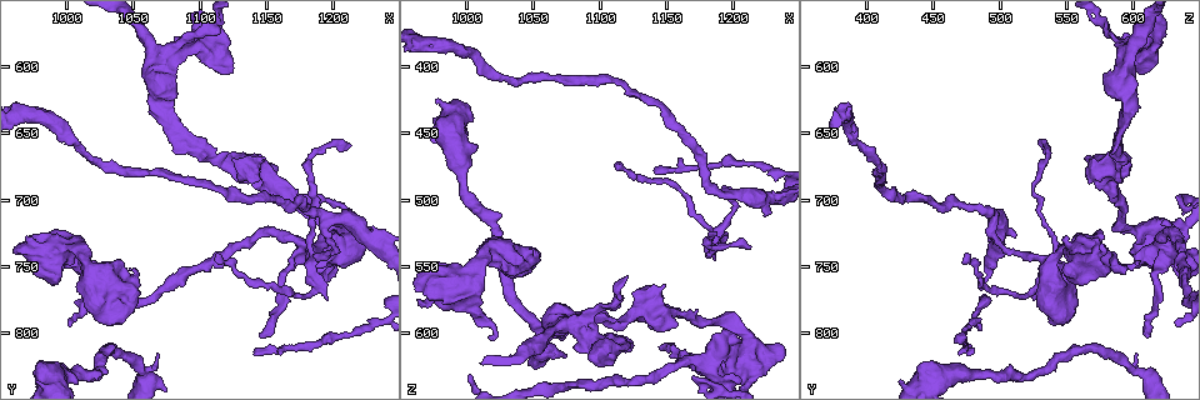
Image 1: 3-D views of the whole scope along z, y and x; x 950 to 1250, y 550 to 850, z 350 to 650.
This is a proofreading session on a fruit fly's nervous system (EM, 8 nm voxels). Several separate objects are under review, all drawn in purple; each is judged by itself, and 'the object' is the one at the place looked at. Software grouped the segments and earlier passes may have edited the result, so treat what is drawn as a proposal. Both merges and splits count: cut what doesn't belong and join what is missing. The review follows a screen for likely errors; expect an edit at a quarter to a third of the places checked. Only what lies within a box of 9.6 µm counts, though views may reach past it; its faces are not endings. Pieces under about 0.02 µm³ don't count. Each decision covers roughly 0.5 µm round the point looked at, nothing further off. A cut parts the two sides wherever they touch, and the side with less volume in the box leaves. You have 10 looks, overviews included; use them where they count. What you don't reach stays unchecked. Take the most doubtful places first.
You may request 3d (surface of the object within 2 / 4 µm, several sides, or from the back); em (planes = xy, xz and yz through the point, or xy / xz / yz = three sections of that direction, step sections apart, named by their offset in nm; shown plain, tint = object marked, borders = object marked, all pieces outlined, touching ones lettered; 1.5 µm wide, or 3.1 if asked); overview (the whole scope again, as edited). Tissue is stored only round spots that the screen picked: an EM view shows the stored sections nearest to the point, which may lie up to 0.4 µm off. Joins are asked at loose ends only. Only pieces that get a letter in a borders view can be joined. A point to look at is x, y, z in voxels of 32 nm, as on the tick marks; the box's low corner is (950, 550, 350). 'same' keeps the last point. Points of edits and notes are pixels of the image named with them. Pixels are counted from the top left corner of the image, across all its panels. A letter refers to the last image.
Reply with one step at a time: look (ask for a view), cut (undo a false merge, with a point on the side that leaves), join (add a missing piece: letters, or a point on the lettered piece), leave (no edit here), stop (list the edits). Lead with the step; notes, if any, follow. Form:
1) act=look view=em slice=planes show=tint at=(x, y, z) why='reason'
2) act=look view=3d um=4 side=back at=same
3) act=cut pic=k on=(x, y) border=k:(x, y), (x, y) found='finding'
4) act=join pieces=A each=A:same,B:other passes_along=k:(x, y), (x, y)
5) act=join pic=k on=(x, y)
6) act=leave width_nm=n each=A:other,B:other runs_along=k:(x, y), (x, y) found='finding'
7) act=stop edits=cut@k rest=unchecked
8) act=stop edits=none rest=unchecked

act=look view=3d um=4 at=(1140, 818, 478) why='end of a long branch'

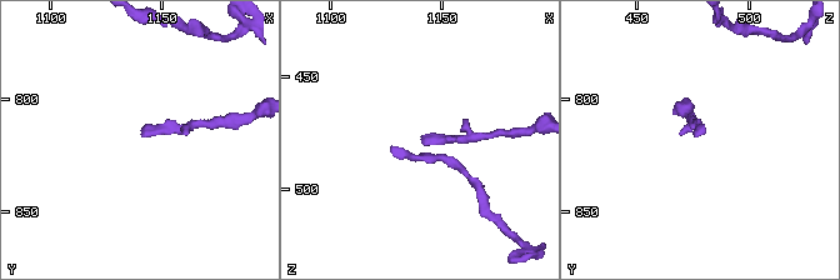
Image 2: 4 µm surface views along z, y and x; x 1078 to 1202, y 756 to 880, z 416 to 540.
act=look view=em slice=xz step=8 show=tint at=(1142, 817, 476)

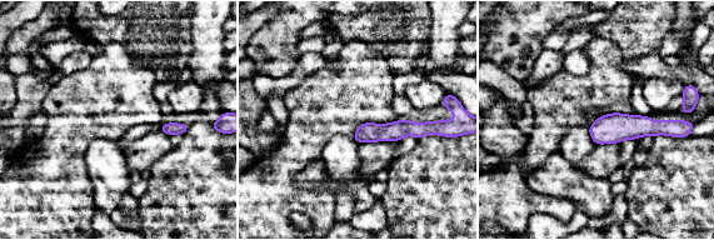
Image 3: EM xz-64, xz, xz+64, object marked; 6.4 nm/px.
act=look view=em slice=xz step=8 show=borders at=same

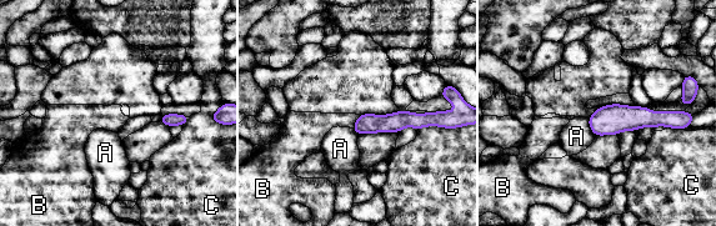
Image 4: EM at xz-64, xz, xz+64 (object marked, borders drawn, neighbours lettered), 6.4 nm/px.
act=leave each=A:other,B:other,C:other found='no lettered piece goes on from it'

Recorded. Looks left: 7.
act=look view=3d um=2 at=(1146, 802, 610) why='free end'

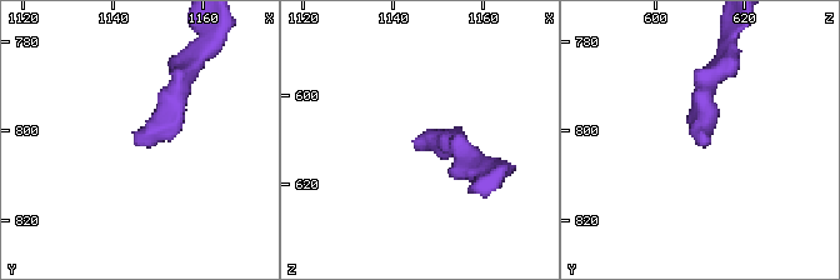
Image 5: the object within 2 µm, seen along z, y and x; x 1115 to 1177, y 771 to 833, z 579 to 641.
act=look view=em slice=planes show=borders at=(1144, 802, 610)

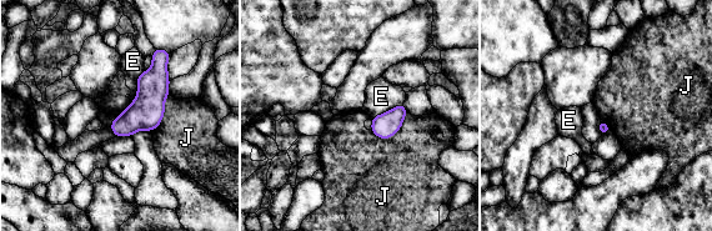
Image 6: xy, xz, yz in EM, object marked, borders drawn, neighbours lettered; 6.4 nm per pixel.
act=leave each=E:other,J:other border=6:(407, 113), (390, 137), (370, 130) found='no lettered piece goes on from it'

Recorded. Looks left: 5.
act=look view=3d um=4 at=(1060, 682, 408) why='a narrow waist'

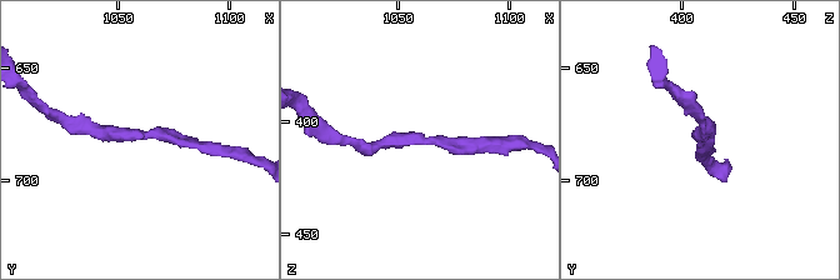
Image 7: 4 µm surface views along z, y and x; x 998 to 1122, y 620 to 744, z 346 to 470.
act=look view=em slice=yz step=4 show=tint at=(1062, 680, 407) why='need the tissue'

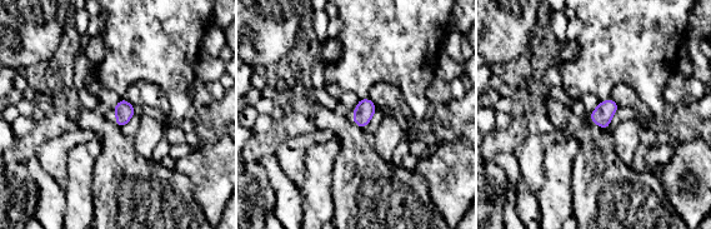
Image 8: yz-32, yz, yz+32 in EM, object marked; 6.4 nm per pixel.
act=look view=em slice=planes show=borders at=same why='another direction'

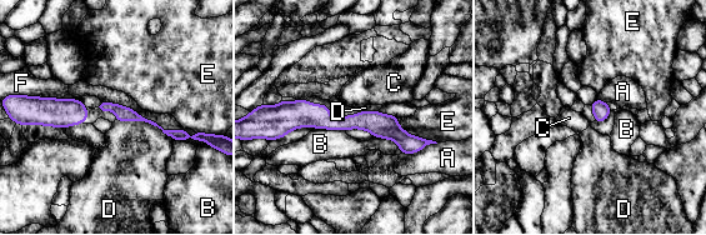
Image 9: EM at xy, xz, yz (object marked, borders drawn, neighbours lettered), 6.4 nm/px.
act=leave each=A:other,B:other,C:other,D:other,E:other,F:other runs_along=9:(256, 113), (375, 123), (402, 138) found='all the same cell'

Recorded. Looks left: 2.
act=stop edits=none rest=unchecked

